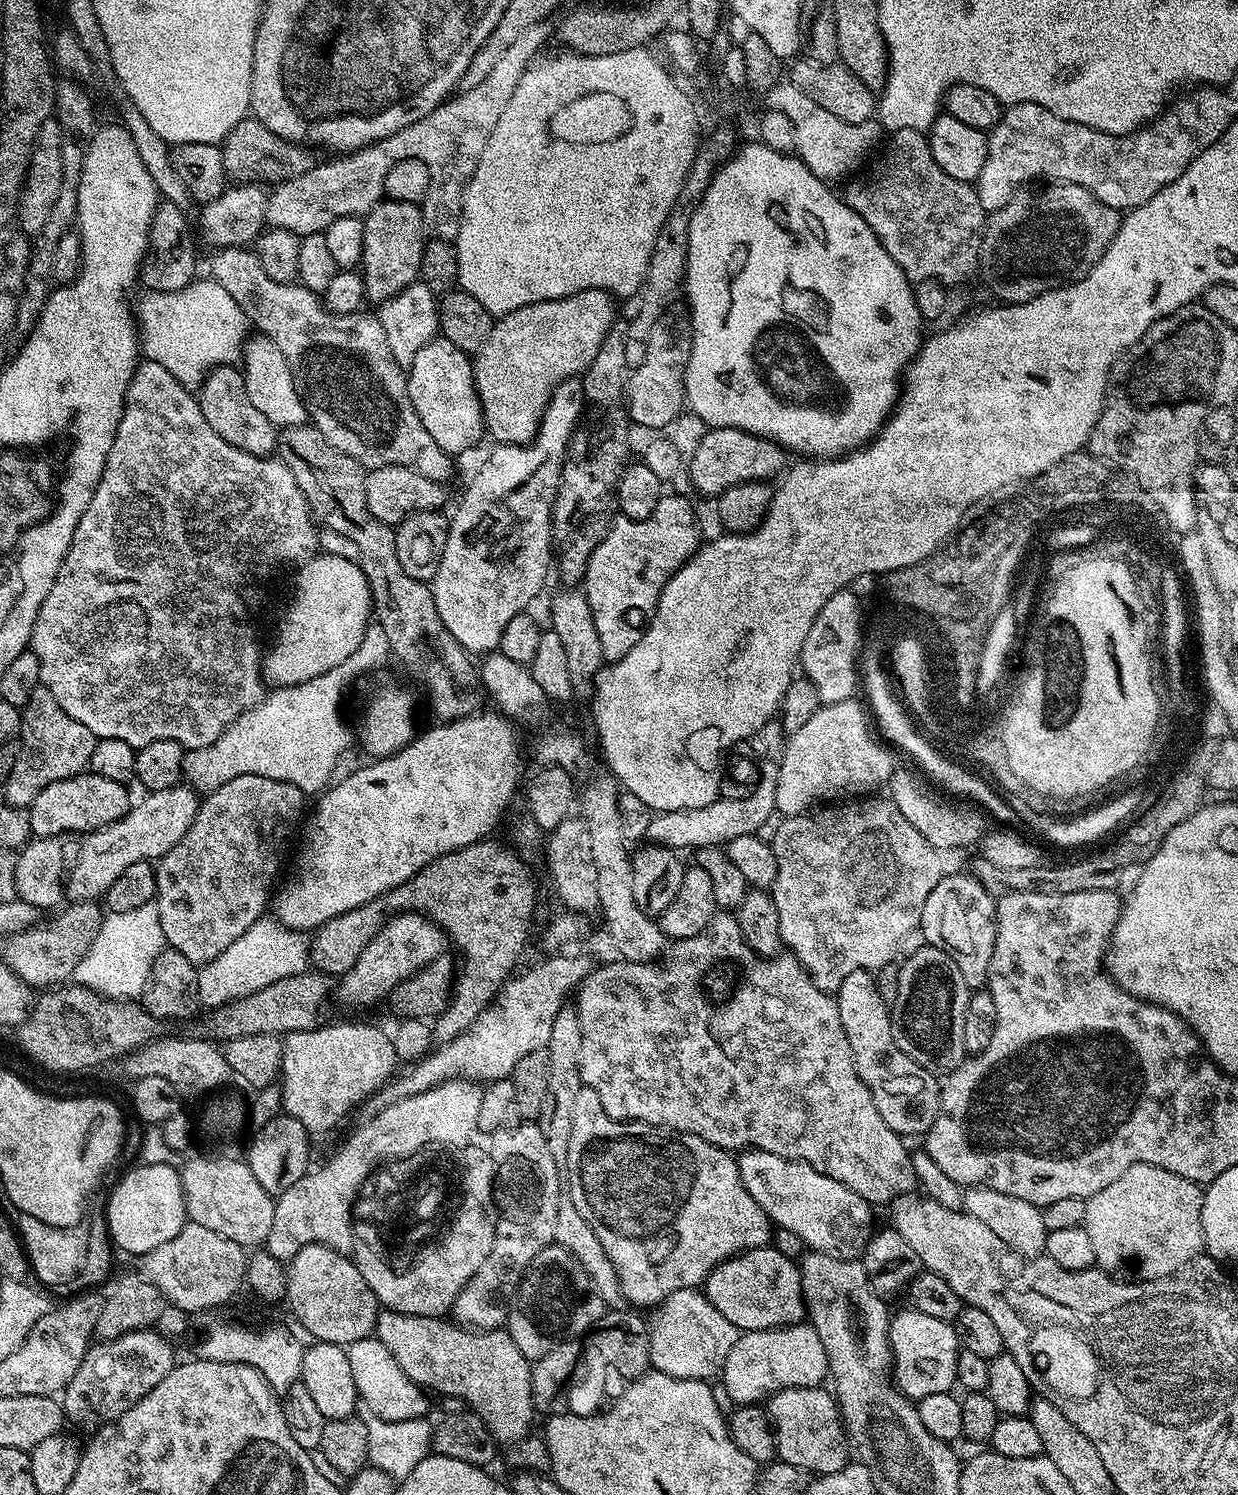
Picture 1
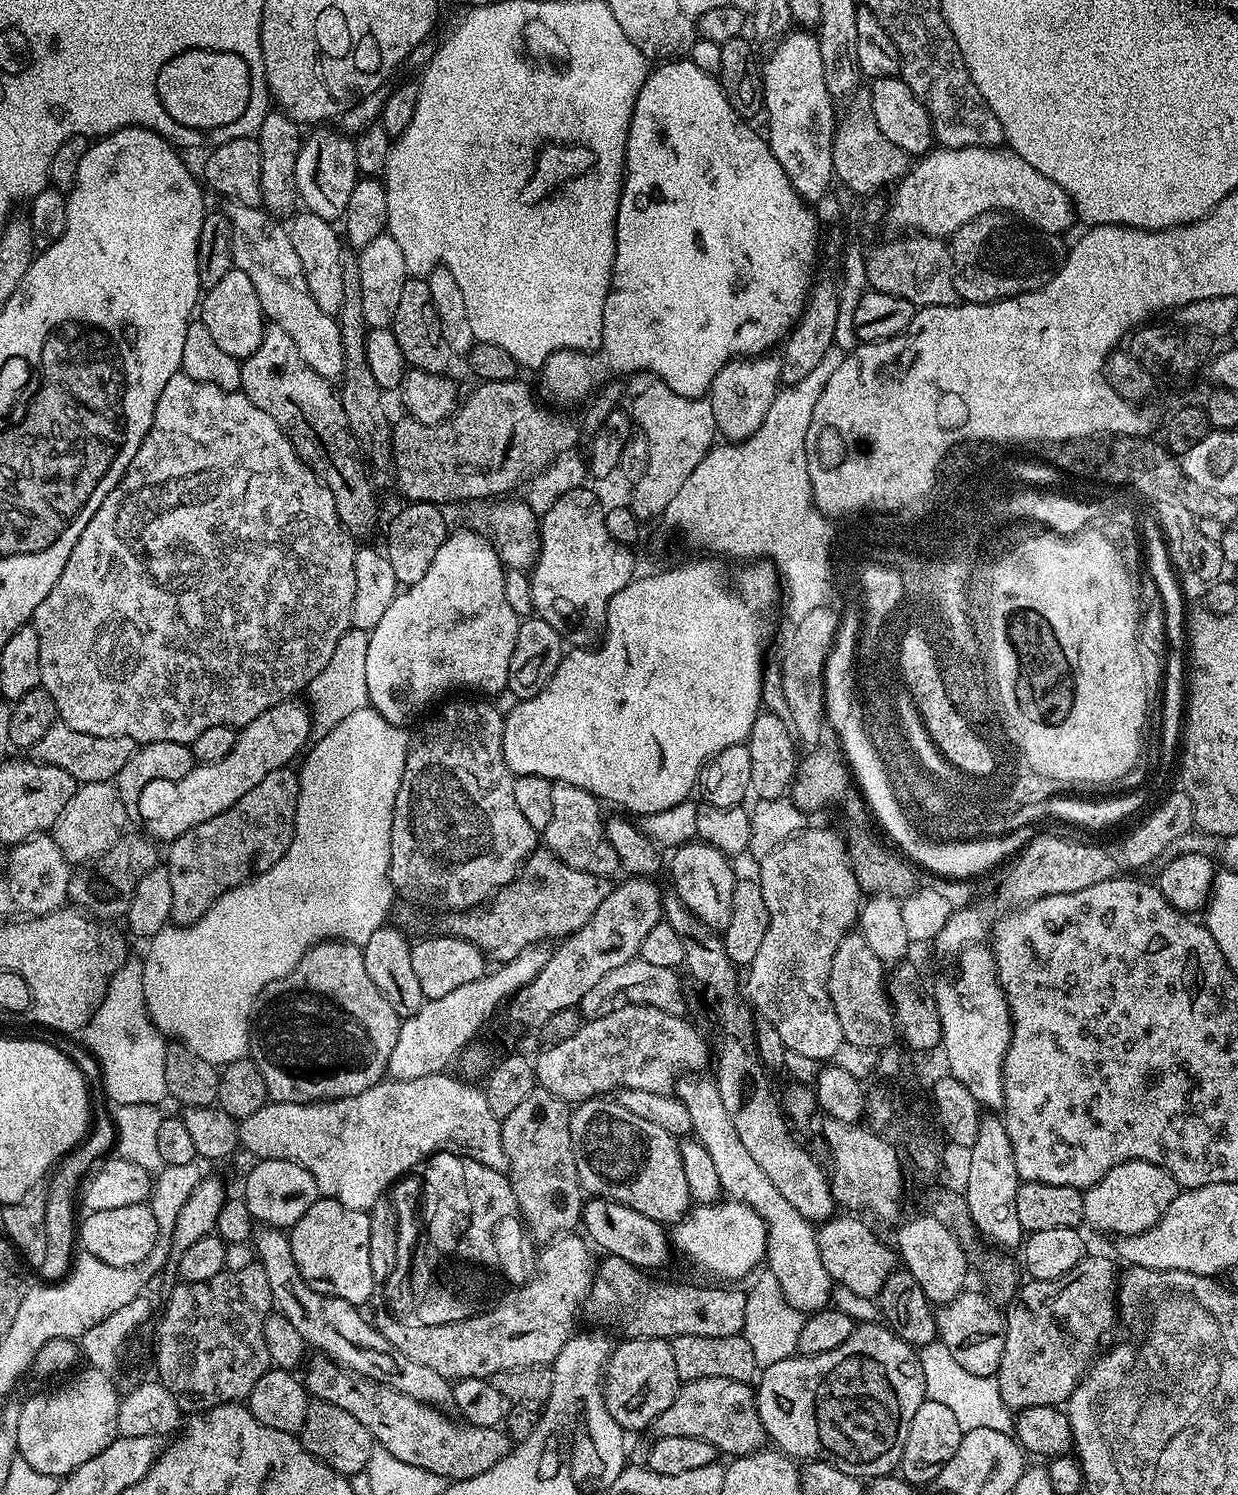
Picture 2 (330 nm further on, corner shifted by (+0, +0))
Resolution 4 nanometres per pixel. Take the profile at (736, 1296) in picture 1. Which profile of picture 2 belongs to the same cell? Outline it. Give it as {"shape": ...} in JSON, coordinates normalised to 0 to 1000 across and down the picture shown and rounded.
{"shape":[[[485,800],[473,802],[470,824],[482,835],[485,835],[485,838],[502,841],[518,849],[532,848],[540,843],[541,827],[537,819],[522,815],[522,812],[515,812],[515,809],[509,809],[509,807]]]}

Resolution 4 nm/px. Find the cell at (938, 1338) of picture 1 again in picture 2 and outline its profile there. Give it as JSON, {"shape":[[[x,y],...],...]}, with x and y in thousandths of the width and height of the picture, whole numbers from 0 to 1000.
{"shape":[[[692,885],[689,888],[687,895],[683,895],[683,898],[680,898],[680,900],[677,900],[674,903],[667,903],[660,907],[644,906],[635,908],[632,911],[625,911],[625,914],[616,916],[613,918],[612,925],[610,926],[609,930],[611,932],[611,942],[617,955],[618,961],[623,965],[624,963],[627,965],[624,967],[629,971],[646,978],[666,977],[670,981],[674,981],[677,983],[680,983],[683,986],[692,989],[716,987],[726,983],[727,976],[729,975],[729,967],[732,967],[732,959],[735,957],[735,951],[737,950],[742,940],[745,940],[745,938],[748,936],[745,914],[743,913],[741,902],[737,900],[733,899],[729,895],[725,895],[725,892],[713,885]]]}

